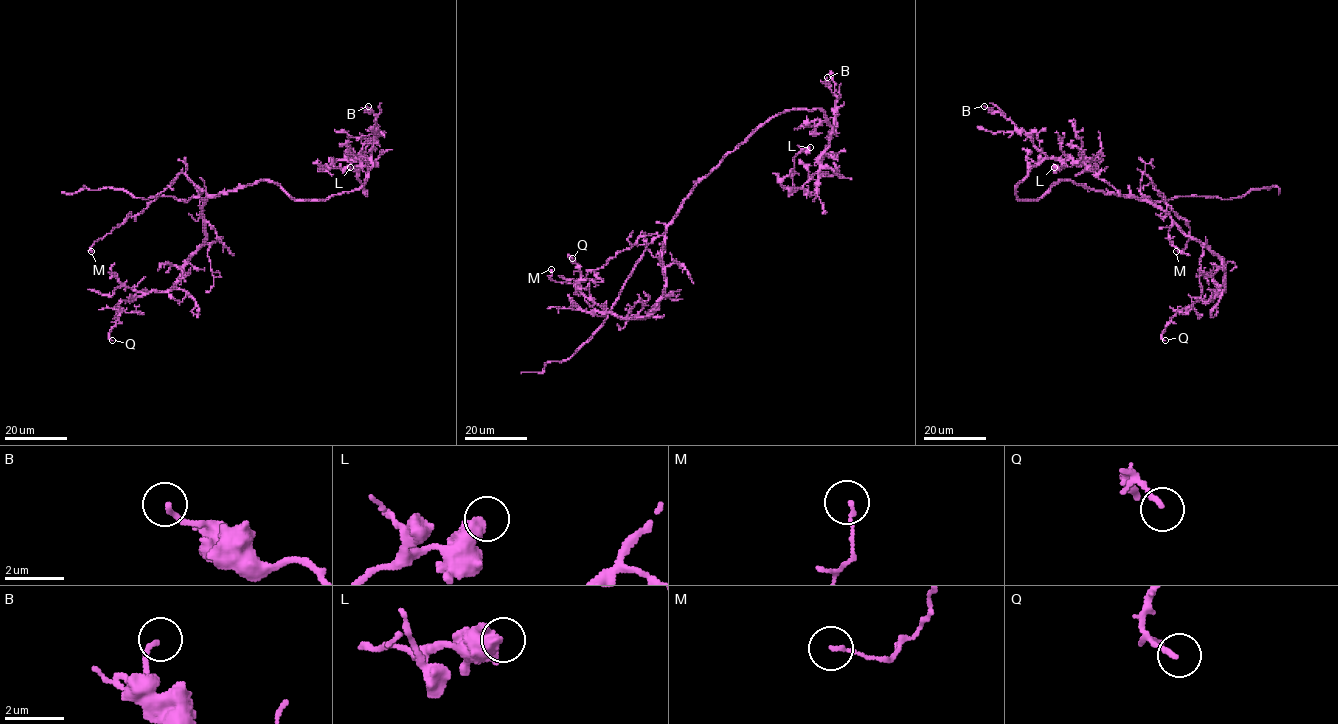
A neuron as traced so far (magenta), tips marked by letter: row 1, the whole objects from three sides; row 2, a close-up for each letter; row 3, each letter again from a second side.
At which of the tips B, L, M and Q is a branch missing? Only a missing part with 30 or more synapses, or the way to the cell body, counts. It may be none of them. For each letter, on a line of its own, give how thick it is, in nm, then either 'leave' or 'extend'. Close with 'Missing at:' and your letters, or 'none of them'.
B: calibre 170 nm; leave
L: calibre 550 nm; leave
M: calibre 110 nm; leave
Q: calibre 160 nm; leave
Missing at: none of them

